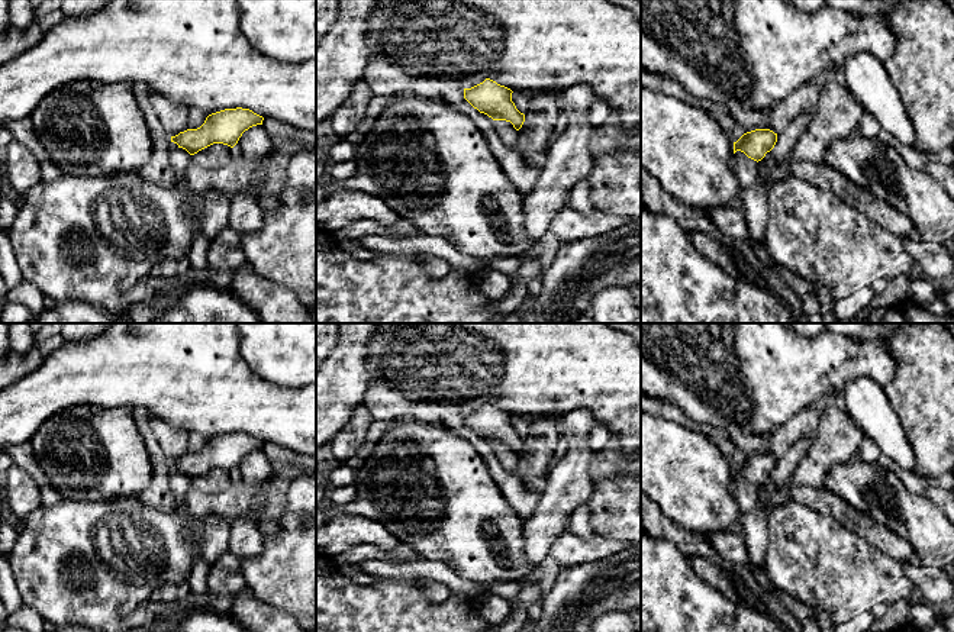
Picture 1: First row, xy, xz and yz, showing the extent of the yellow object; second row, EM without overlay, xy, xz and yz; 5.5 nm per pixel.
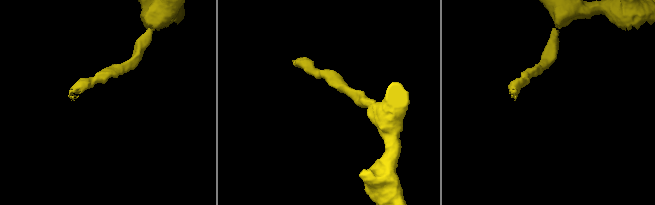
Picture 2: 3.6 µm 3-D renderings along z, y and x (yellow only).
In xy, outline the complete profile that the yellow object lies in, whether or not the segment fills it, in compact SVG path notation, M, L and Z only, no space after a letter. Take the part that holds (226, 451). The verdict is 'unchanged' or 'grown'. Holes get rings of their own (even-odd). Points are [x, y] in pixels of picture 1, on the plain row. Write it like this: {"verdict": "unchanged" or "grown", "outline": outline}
{"verdict": "unchanged", "outline": "M225 433L209 439L200 452L187 454L171 461L171 467L186 474L190 480L213 468L223 468L233 473L245 455L262 449L262 445L262 441L249 433Z"}

